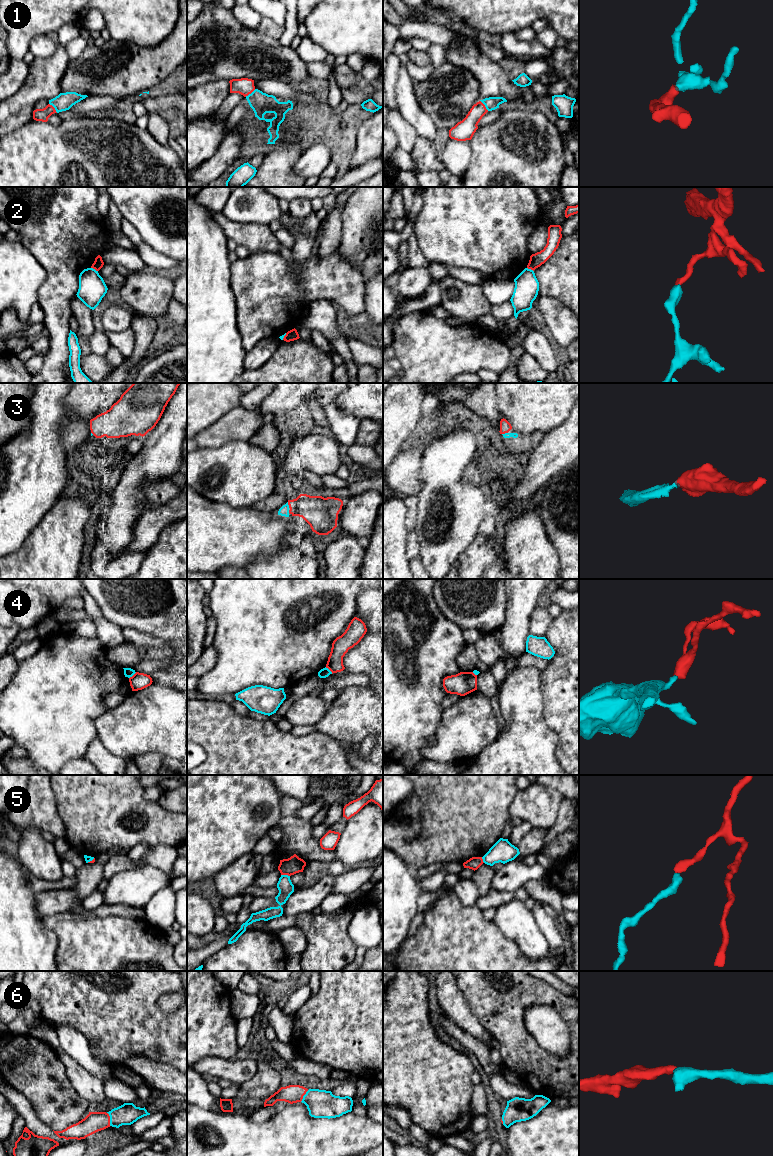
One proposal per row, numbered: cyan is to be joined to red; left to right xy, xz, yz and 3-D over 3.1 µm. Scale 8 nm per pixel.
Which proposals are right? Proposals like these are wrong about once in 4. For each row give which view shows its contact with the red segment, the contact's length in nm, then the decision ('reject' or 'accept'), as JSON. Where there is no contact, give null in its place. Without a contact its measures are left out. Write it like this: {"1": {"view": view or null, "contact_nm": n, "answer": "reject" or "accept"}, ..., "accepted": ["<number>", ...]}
{"1": {"view": "xy", "contact_nm": 100, "answer": "accept"}, "2": {"view": "xy", "contact_nm": 70, "answer": "reject"}, "3": {"view": "xz", "contact_nm": 50, "answer": "accept"}, "4": {"view": "xz", "contact_nm": 80, "answer": "reject"}, "5": {"view": "xz", "contact_nm": 70, "answer": "reject"}, "6": {"view": "xy", "contact_nm": 110, "answer": "accept"}, "accepted": ["1", "3", "6"]}

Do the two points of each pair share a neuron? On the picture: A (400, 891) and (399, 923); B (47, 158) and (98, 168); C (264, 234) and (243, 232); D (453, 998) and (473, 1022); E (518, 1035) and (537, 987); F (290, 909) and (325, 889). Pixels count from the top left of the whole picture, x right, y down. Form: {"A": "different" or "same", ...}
{"A": "same", "B": "same", "C": "same", "D": "same", "E": "same", "F": "same"}

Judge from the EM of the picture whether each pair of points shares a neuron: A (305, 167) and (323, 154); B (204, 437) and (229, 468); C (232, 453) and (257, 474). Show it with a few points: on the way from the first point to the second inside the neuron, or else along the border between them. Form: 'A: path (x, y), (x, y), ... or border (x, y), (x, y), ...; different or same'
A: path (309, 164), (319, 155); same
B: border (235, 441), (229, 441), (214, 447), (198, 448); different
C: path (238, 459), (251, 472); same

